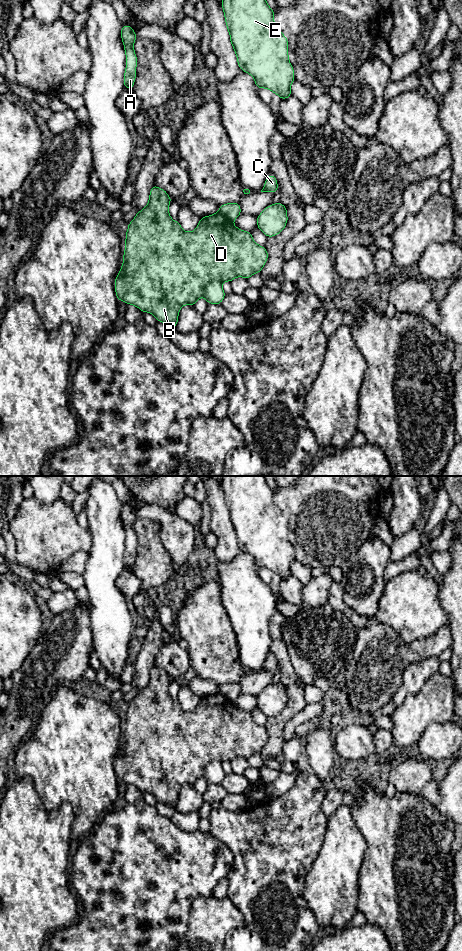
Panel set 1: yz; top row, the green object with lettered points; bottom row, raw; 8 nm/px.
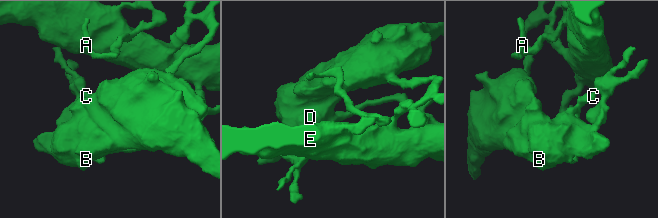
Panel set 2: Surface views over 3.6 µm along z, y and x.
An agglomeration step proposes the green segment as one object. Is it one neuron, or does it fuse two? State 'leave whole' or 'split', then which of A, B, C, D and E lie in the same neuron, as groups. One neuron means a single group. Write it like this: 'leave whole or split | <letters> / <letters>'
split | A C E / B D

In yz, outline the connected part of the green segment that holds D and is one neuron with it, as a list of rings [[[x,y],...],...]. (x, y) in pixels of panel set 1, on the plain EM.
[[[154,665],[150,670],[147,686],[137,692],[133,701],[128,704],[123,745],[115,759],[115,772],[118,780],[136,786],[142,792],[151,793],[157,801],[176,809],[180,788],[183,785],[194,786],[204,776],[204,769],[209,763],[231,762],[236,757],[248,759],[253,754],[260,753],[268,739],[268,733],[265,727],[254,722],[251,712],[235,707],[219,691],[200,698],[193,712],[184,711],[168,692],[171,681],[165,670]]]

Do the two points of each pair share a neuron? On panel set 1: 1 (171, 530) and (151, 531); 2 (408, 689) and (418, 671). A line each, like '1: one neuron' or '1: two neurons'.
1: two neurons
2: one neuron

